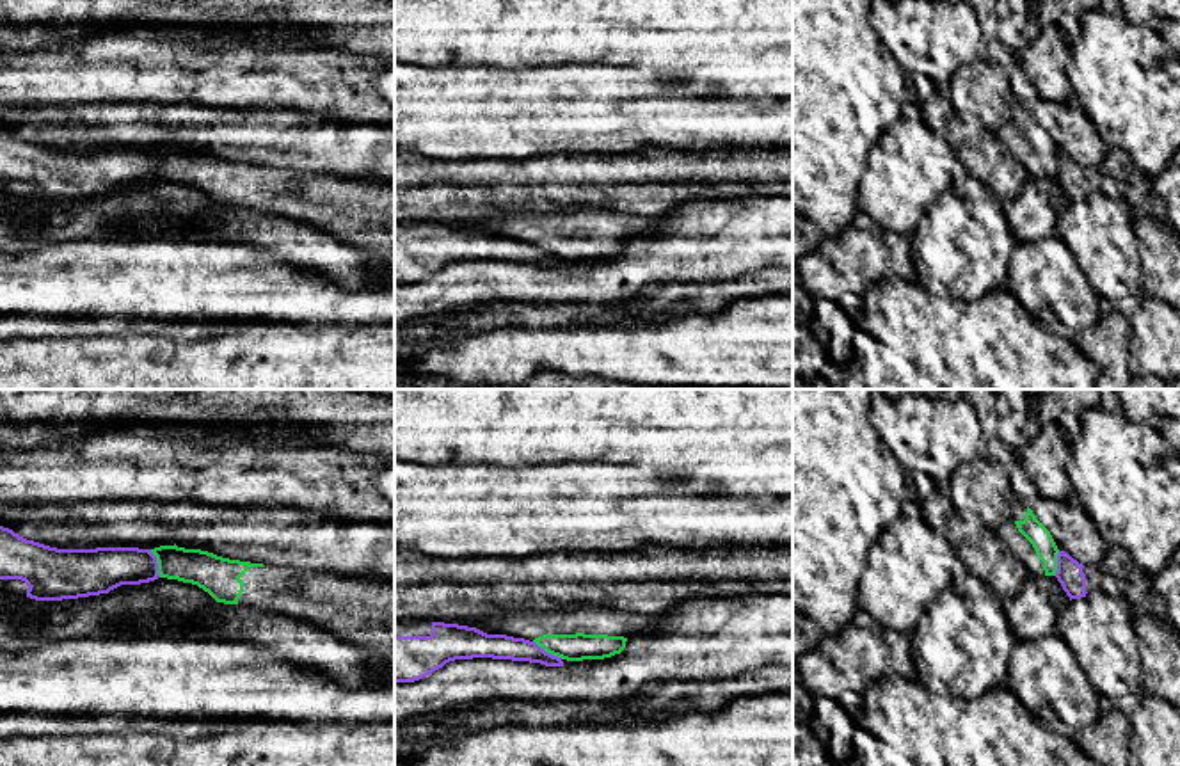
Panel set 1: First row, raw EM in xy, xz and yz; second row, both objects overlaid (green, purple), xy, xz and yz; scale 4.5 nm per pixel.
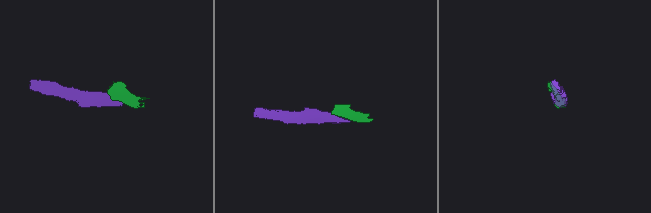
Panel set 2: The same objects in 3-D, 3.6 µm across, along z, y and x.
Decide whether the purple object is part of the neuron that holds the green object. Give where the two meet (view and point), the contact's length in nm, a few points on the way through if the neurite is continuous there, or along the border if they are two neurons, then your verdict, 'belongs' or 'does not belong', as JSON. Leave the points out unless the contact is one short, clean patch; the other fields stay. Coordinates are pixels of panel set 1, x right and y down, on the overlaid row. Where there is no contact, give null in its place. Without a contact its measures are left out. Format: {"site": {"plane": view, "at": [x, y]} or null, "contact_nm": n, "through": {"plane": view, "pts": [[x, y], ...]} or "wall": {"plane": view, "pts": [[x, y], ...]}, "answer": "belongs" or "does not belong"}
{"site": {"plane": "xz", "at": [548, 651]}, "contact_nm": 160, "wall": {"plane": "xz", "pts": [[534, 640], [562, 658]]}, "answer": "does not belong"}

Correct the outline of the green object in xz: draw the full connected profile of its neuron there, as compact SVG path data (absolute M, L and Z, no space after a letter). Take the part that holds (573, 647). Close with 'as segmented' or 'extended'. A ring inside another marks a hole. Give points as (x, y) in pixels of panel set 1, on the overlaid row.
M496 606L480 620L455 624L487 634L524 638L567 661L611 658L626 649L629 636L663 629L658 617L602 606L588 606L578 613L506 611Z; extended

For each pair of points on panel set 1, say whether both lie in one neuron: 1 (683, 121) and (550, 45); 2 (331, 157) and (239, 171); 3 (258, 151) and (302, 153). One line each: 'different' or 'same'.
1: different
2: different
3: same

